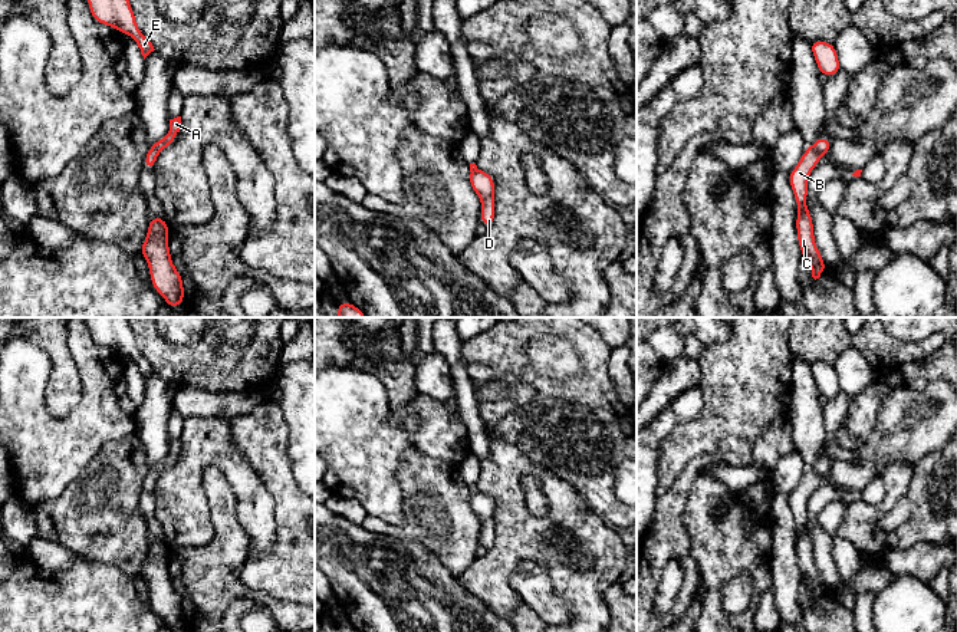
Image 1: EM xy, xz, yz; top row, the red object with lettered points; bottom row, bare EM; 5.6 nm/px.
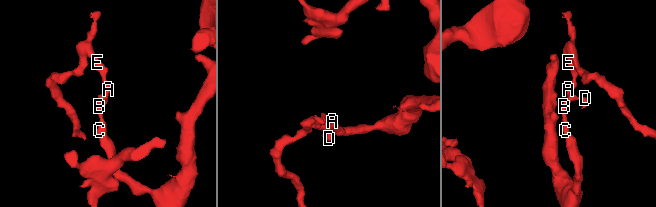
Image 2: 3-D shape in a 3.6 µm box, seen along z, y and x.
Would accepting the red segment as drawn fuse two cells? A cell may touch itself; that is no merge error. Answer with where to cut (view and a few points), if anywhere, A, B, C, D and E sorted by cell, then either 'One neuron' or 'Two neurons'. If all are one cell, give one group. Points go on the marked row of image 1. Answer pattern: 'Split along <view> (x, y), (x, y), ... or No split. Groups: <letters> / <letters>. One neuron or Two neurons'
Split along yz (811, 147), (819, 155). Groups: A D E / B C. Two neurons

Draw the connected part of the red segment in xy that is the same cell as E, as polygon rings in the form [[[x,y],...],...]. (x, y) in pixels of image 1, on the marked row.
[[[88,0],[88,7],[96,23],[112,26],[122,34],[132,36],[144,59],[155,50],[137,26],[129,0]]]

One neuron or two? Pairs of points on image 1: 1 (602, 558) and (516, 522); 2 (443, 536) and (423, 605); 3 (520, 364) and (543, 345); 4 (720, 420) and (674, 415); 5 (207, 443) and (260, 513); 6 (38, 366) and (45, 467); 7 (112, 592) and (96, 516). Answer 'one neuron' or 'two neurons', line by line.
1: one neuron
2: two neurons
3: two neurons
4: two neurons
5: one neuron
6: one neuron
7: two neurons

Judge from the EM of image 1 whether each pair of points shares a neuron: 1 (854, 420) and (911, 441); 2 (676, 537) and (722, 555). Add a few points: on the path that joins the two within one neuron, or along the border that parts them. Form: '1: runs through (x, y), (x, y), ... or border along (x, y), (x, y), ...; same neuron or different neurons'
1: border along (887, 395), (872, 433), (865, 440), (854, 438); different neurons
2: border along (683, 510), (690, 555), (701, 575); different neurons

